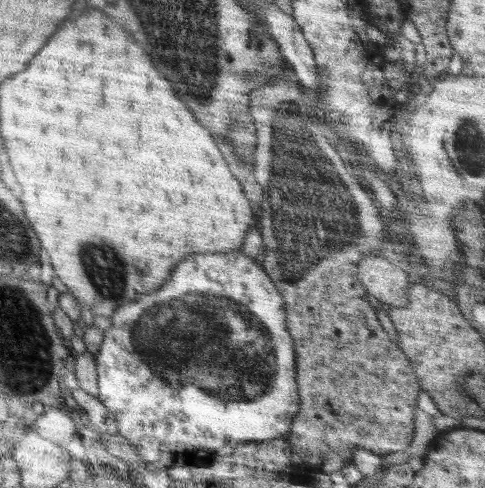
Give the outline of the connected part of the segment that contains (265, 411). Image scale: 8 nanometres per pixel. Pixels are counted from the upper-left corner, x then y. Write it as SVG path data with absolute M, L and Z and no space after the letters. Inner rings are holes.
M242 252L190 256L178 264L164 288L118 308L110 319L110 327L103 332L103 346L95 357L97 397L114 416L118 433L144 454L150 454L144 456L146 462L160 460L156 456L162 454L166 444L176 446L176 452L184 448L182 452L196 452L196 456L204 452L214 456L222 444L232 444L234 448L238 442L262 442L289 434L301 405L294 340L286 326L286 302L256 259ZM216 328L220 328L220 334L208 336ZM152 440L160 442L156 450L152 450Z

